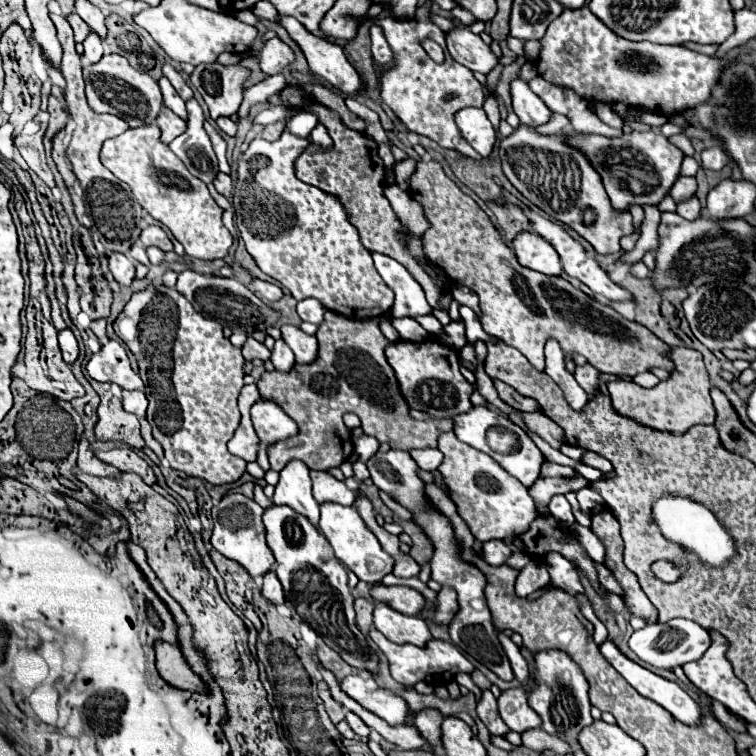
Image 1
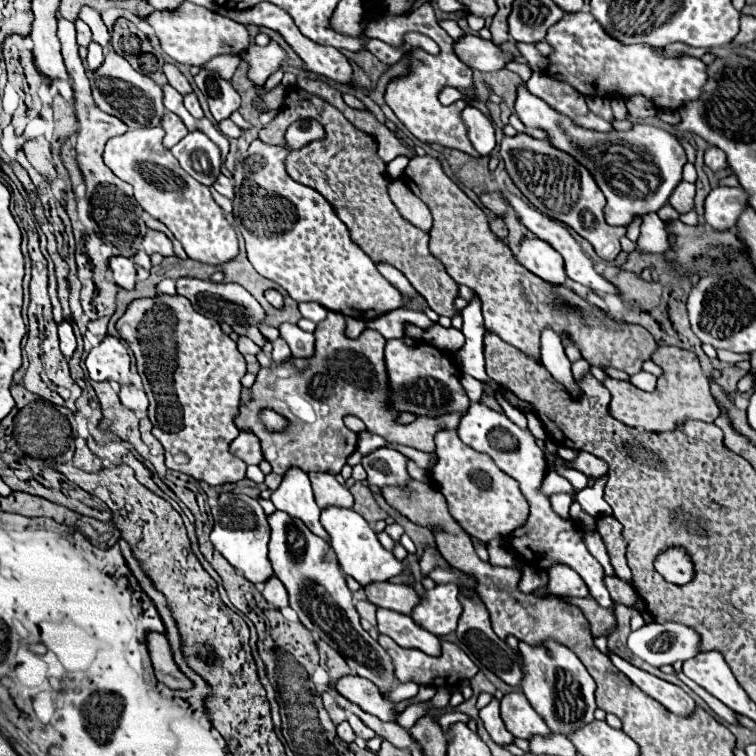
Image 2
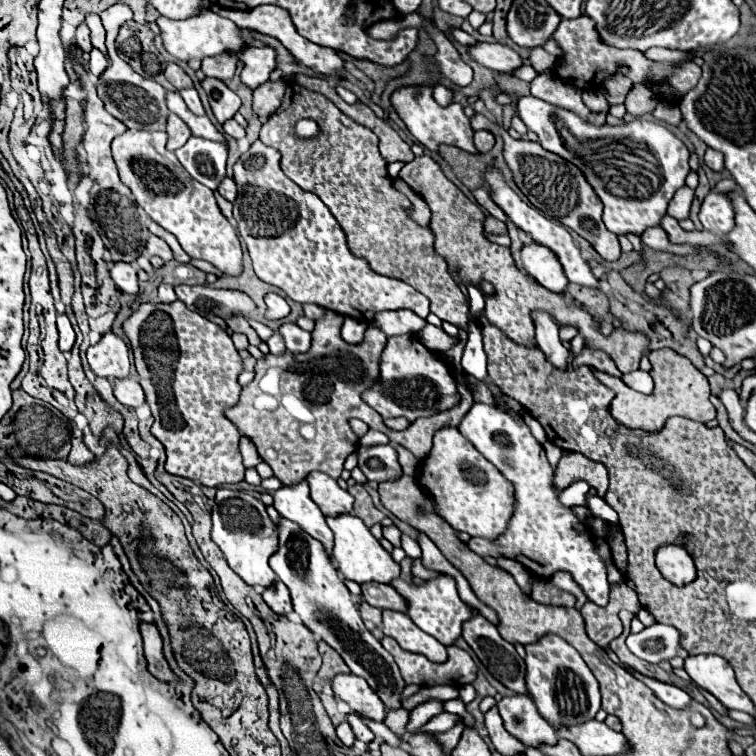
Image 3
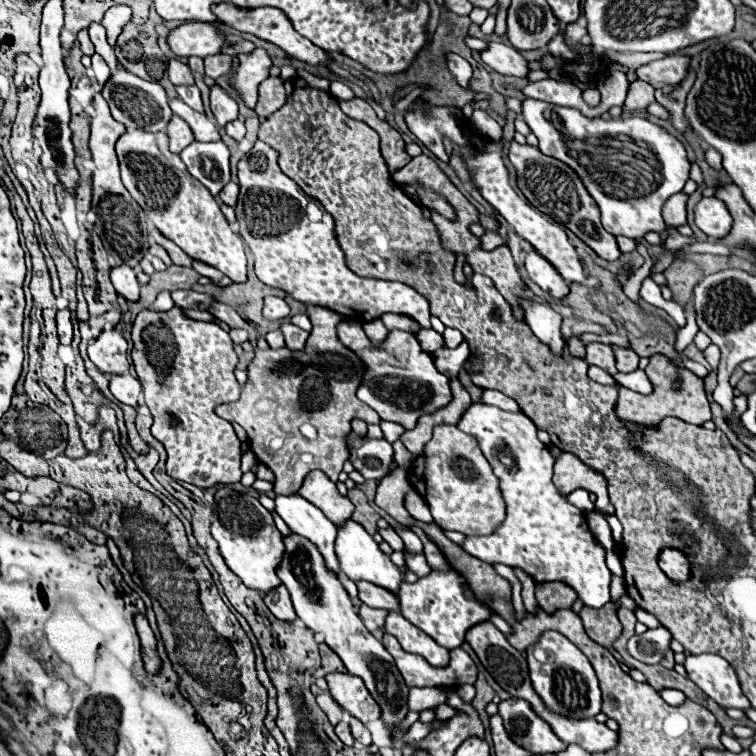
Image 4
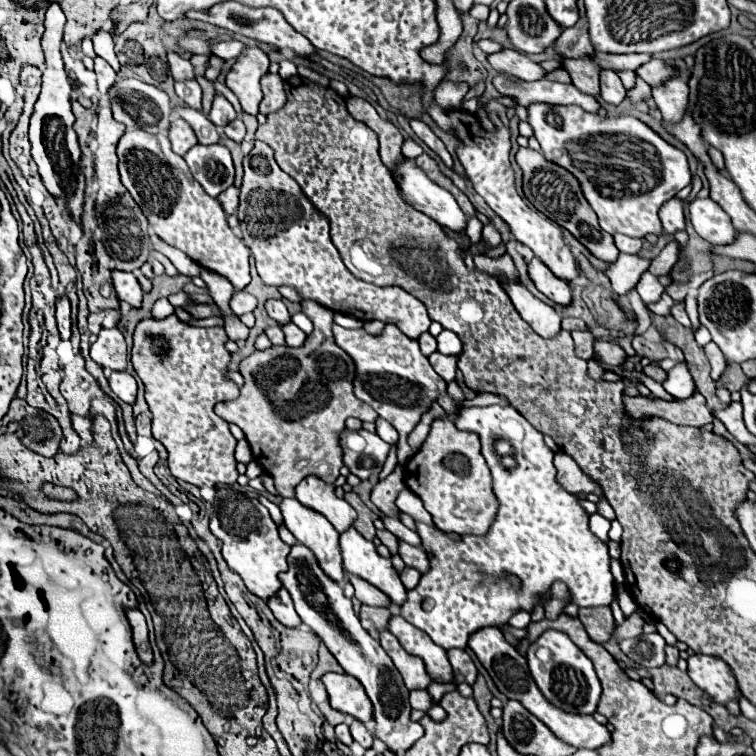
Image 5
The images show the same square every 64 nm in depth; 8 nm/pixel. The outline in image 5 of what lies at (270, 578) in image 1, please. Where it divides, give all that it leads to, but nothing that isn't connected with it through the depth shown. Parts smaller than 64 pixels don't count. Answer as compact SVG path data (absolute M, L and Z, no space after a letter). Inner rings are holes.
M282 588L276 596L272 596L268 600L268 606L272 610L272 614L276 616L276 620L288 628L296 628L302 624L302 620L296 616L296 610L294 610L294 604L290 600L290 594Z

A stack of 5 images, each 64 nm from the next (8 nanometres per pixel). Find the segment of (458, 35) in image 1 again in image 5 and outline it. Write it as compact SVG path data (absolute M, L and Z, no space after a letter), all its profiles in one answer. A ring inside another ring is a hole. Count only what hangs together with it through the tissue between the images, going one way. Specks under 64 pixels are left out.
M504 48L502 52L498 54L490 54L488 56L488 62L502 74L508 74L508 76L514 76L514 78L520 78L520 80L528 80L528 82L534 82L534 80L542 80L546 76L546 70L532 62L526 54L518 52L518 50L508 50Z

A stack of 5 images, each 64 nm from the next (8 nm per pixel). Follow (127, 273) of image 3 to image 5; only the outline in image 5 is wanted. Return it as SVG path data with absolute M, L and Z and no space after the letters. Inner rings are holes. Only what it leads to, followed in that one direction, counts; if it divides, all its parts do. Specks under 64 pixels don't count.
M114 270L112 272L112 278L114 278L114 288L116 288L116 294L120 300L128 302L132 308L140 308L142 306L142 288L136 280L136 276L132 272L120 272L120 270Z

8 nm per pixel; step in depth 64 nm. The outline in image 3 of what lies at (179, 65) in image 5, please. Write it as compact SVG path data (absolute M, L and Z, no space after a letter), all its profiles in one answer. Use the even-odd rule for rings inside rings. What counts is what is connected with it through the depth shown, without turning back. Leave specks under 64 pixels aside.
M174 62L166 66L164 76L168 78L170 84L176 86L176 90L182 90L182 88L190 88L190 86L192 86L192 78L190 78L178 64L174 64Z

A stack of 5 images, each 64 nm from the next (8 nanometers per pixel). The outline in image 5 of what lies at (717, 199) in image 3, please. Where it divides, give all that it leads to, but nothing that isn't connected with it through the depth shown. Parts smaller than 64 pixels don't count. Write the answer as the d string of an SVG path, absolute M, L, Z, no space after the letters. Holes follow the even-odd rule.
M696 198L690 204L690 222L698 236L708 240L712 246L732 244L736 238L730 216L726 216L726 212L710 198Z

